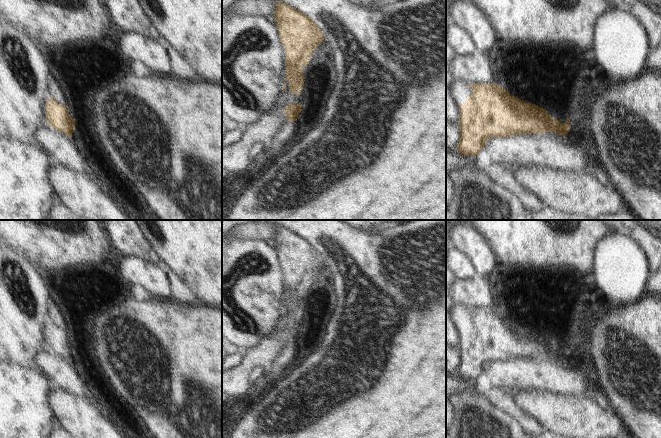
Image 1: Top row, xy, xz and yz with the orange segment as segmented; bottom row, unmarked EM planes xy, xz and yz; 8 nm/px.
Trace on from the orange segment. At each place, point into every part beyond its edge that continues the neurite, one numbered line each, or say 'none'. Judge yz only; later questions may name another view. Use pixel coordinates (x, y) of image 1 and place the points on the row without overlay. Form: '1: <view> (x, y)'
1: yz (578, 343)

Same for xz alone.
1: xz (283, 364)

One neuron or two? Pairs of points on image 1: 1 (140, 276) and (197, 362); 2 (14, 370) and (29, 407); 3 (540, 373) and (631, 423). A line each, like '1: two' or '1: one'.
1: two
2: one
3: two

